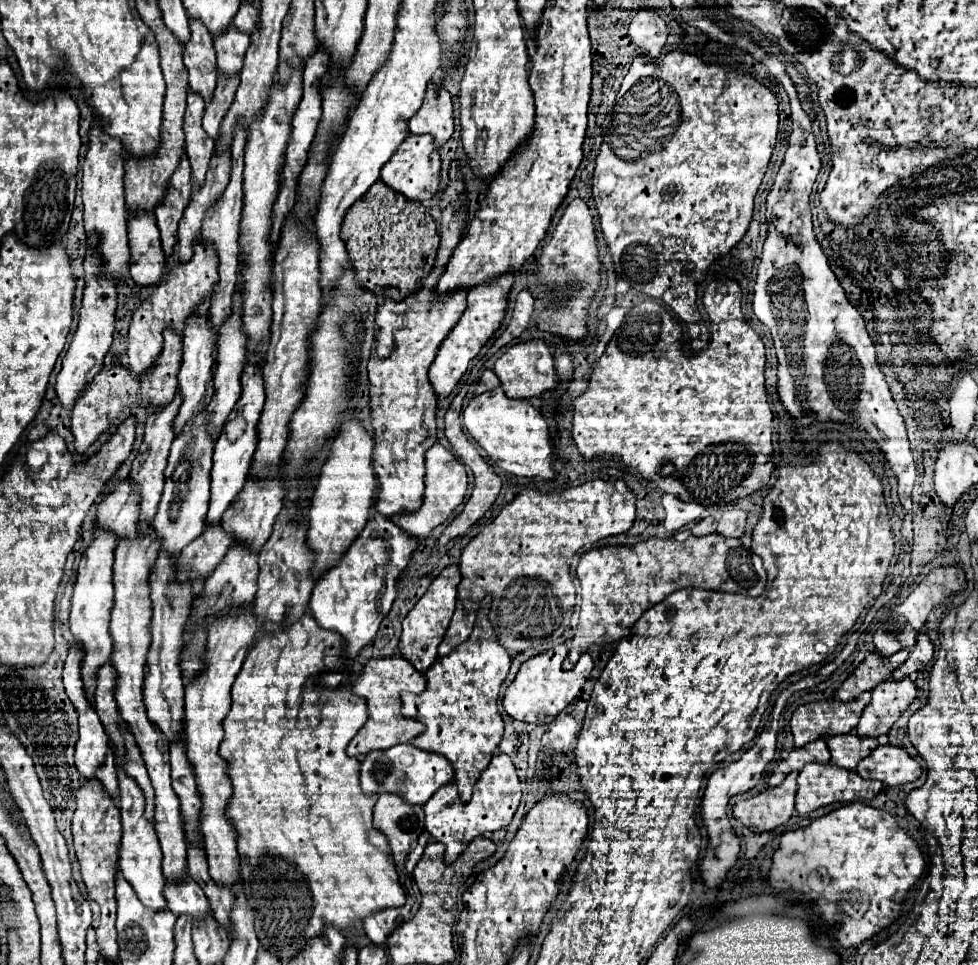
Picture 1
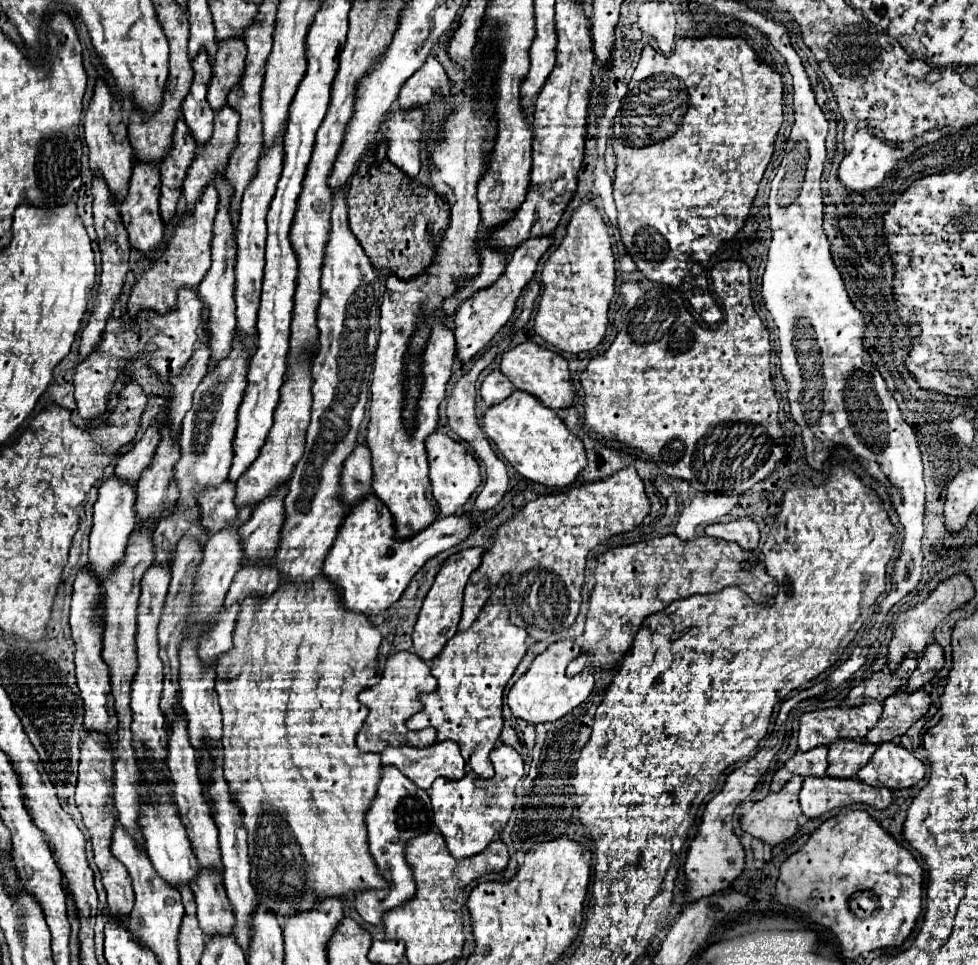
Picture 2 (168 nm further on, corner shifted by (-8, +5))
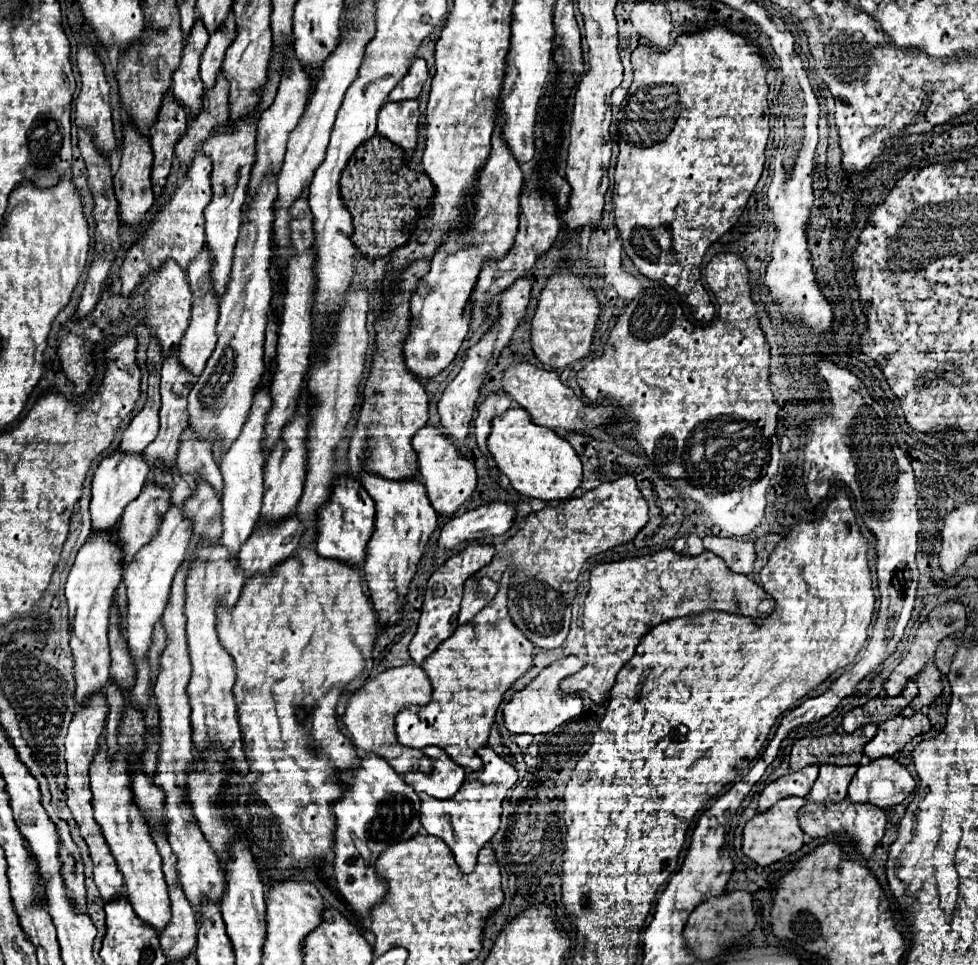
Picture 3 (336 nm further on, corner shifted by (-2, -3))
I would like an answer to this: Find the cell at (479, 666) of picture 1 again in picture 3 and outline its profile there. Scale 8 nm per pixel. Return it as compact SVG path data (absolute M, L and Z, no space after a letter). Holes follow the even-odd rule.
M512 569L504 573L496 597L470 623L460 625L452 637L440 643L440 647L422 665L422 669L426 671L432 683L432 701L428 703L428 707L408 707L396 715L396 735L400 743L408 747L416 747L416 749L438 745L450 755L450 759L454 759L466 771L480 771L484 767L482 759L478 757L478 749L484 747L488 741L490 729L494 725L496 709L502 703L502 695L532 665L534 645L528 639L524 639L522 631L516 629L516 625L512 623L508 615L508 607L506 607L510 575L512 575Z

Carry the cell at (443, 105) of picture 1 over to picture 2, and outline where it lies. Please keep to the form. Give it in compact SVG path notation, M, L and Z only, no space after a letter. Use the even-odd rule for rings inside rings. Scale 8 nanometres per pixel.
M430 57L426 59L424 67L420 67L398 93L398 107L400 109L412 109L420 107L432 101L434 95L448 95L450 93L450 81L442 69L442 65Z

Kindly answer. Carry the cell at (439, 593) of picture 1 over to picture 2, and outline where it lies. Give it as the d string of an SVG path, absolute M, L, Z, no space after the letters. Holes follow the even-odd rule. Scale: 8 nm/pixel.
M474 547L474 549L454 553L442 563L442 569L438 571L438 575L434 579L434 585L430 587L430 591L428 591L428 595L424 599L424 605L422 605L422 611L418 615L414 635L412 635L414 637L414 649L416 649L418 657L422 657L424 661L432 661L434 655L438 655L442 651L446 641L456 635L460 613L462 613L464 585L468 583L470 573L474 569L478 569L478 565L482 563L482 555L484 555L484 549Z

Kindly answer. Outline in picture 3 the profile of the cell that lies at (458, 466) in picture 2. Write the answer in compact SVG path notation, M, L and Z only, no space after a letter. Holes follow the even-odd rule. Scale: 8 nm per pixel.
M420 429L416 437L412 439L412 447L418 453L418 465L420 465L420 477L426 485L428 497L432 507L444 515L450 517L454 511L466 505L466 501L472 497L476 489L476 467L470 459L466 459L452 441L440 433L434 433L430 429Z

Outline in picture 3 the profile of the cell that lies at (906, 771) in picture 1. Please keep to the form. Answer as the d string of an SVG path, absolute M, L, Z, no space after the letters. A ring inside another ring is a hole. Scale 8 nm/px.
M880 757L858 767L858 773L848 787L848 799L888 809L902 803L914 787L916 781L904 765L894 757Z

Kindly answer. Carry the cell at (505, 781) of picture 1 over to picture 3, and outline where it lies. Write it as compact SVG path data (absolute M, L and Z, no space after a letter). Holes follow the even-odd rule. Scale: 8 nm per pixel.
M480 748L478 756L482 759L484 769L469 773L454 797L450 799L430 799L428 795L420 797L422 827L428 831L428 835L440 837L450 847L458 867L464 873L474 871L478 851L496 835L502 815L502 801L508 789L518 781L516 769L510 763L506 763L500 755L496 755L492 748Z

